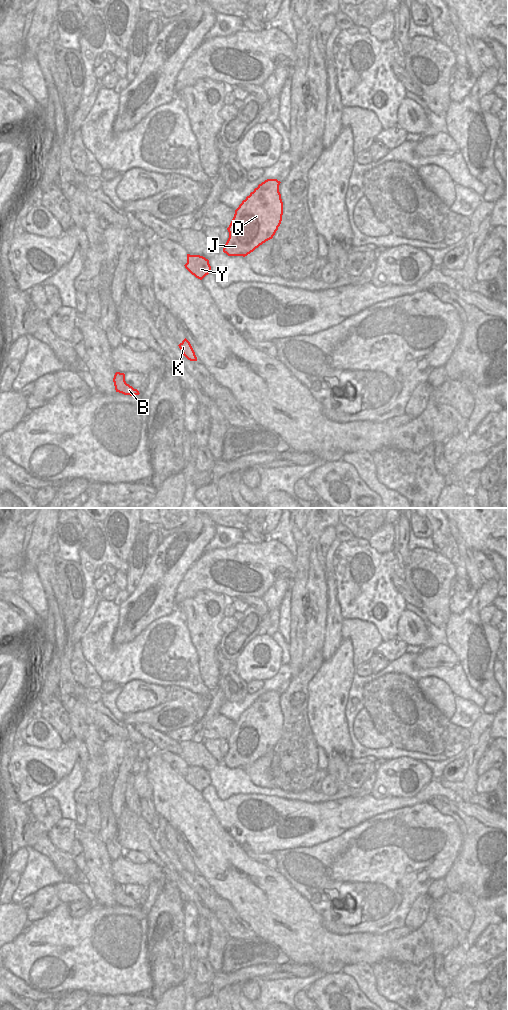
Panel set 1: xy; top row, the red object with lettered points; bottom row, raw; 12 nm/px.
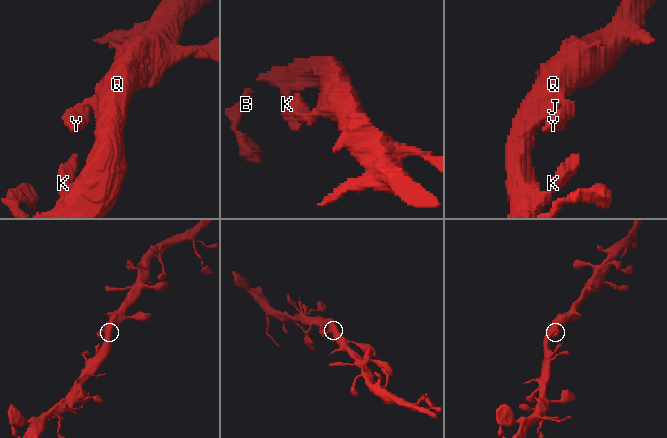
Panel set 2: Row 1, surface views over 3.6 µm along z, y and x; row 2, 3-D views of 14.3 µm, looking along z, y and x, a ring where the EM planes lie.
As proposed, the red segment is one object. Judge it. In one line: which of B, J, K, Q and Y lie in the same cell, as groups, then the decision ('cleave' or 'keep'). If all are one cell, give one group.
B J K Q Y | keep

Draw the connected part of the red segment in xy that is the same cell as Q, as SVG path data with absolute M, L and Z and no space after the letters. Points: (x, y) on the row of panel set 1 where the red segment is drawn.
M267 179L242 201L227 228L229 238L224 253L245 257L273 238L283 215L280 183L277 179Z

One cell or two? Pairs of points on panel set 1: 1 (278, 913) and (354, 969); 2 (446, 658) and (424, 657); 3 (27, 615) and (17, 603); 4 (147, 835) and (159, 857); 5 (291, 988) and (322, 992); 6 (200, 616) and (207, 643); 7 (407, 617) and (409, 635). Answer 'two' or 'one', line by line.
1: two
2: one
3: one
4: one
5: two
6: one
7: one

